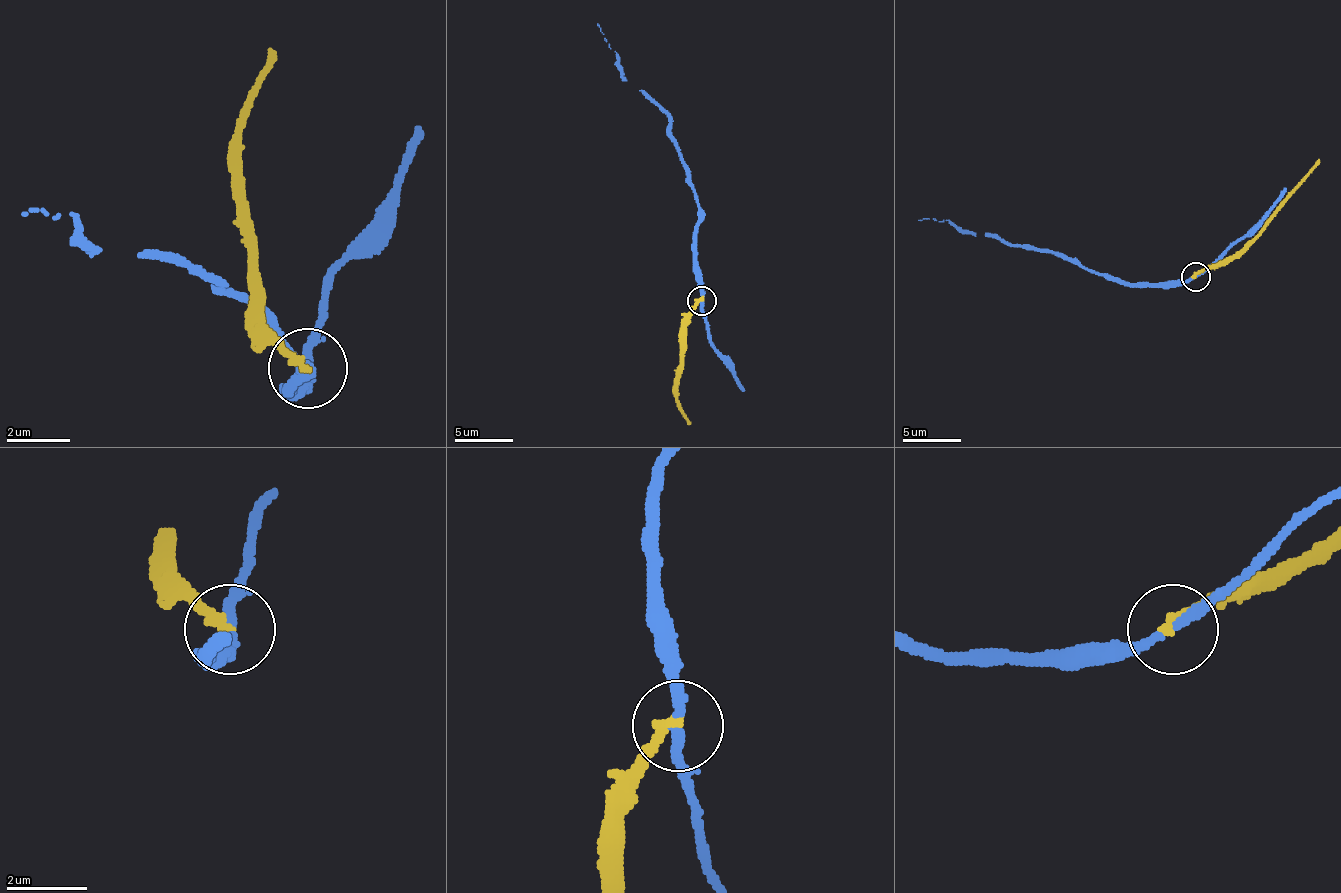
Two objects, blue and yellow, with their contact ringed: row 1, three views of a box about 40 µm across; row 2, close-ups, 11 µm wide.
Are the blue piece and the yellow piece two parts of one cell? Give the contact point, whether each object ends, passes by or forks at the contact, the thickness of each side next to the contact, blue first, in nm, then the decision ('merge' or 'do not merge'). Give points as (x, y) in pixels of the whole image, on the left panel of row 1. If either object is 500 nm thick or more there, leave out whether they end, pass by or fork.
place (308, 368); blue passes by; yellow ends; calibres 220 and 280 nm; do not merge

